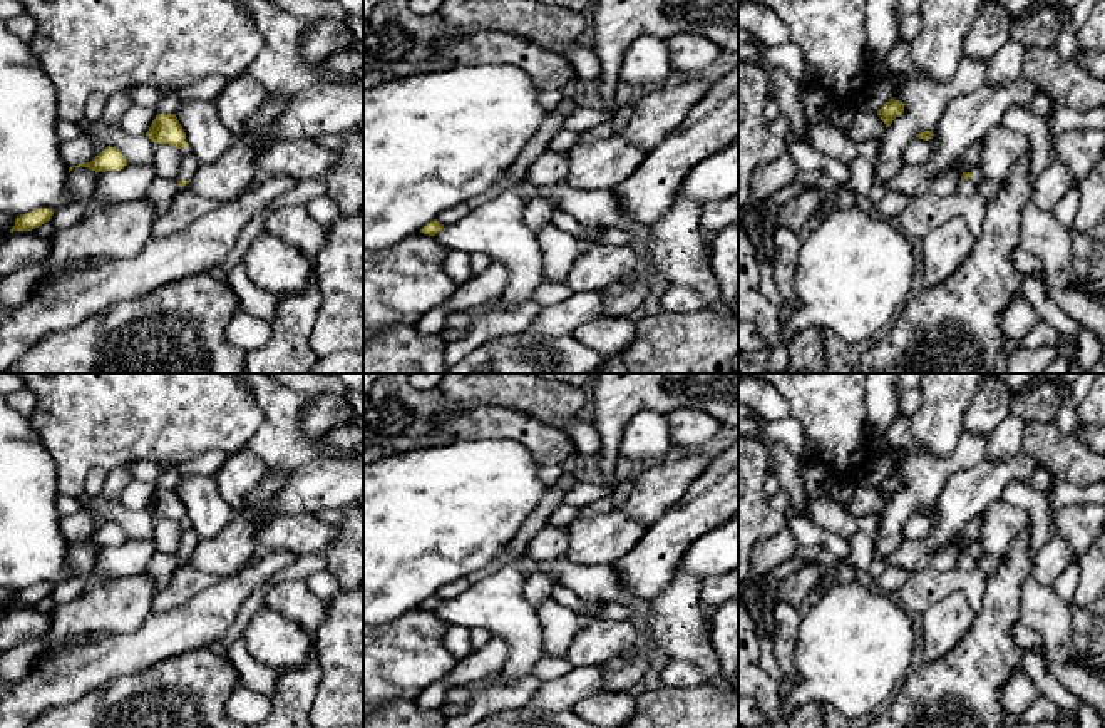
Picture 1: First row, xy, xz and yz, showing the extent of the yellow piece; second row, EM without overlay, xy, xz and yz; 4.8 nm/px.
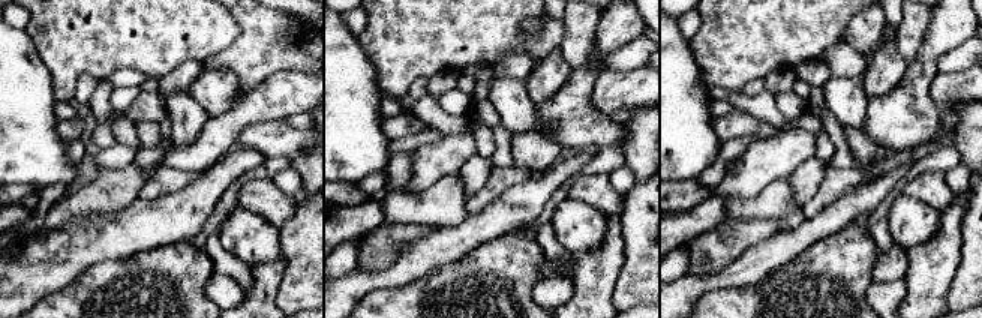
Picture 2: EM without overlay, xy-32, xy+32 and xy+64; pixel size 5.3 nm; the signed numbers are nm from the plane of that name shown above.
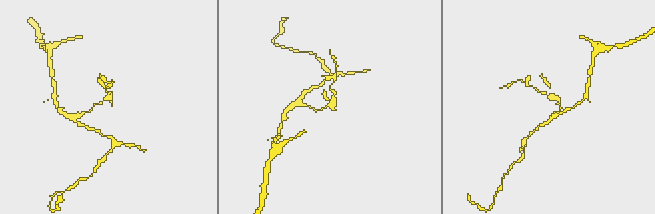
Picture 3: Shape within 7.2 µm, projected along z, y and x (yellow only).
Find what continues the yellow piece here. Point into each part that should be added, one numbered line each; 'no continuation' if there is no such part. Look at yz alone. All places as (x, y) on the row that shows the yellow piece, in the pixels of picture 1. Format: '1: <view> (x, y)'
1: yz (968, 186)

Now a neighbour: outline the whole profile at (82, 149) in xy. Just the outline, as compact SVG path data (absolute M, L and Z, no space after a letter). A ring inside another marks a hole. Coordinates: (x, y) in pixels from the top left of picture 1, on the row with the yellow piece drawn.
M87 132L74 141L62 141L59 151L69 166L90 162L97 156L95 142Z

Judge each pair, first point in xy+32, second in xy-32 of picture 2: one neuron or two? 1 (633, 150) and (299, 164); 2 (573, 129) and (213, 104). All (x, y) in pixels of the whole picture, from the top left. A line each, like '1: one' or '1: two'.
1: one
2: two

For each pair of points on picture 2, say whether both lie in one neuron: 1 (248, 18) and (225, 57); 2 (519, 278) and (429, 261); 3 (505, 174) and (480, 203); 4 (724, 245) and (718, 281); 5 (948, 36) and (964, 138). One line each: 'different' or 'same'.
1: same
2: different
3: same
4: different
5: different

